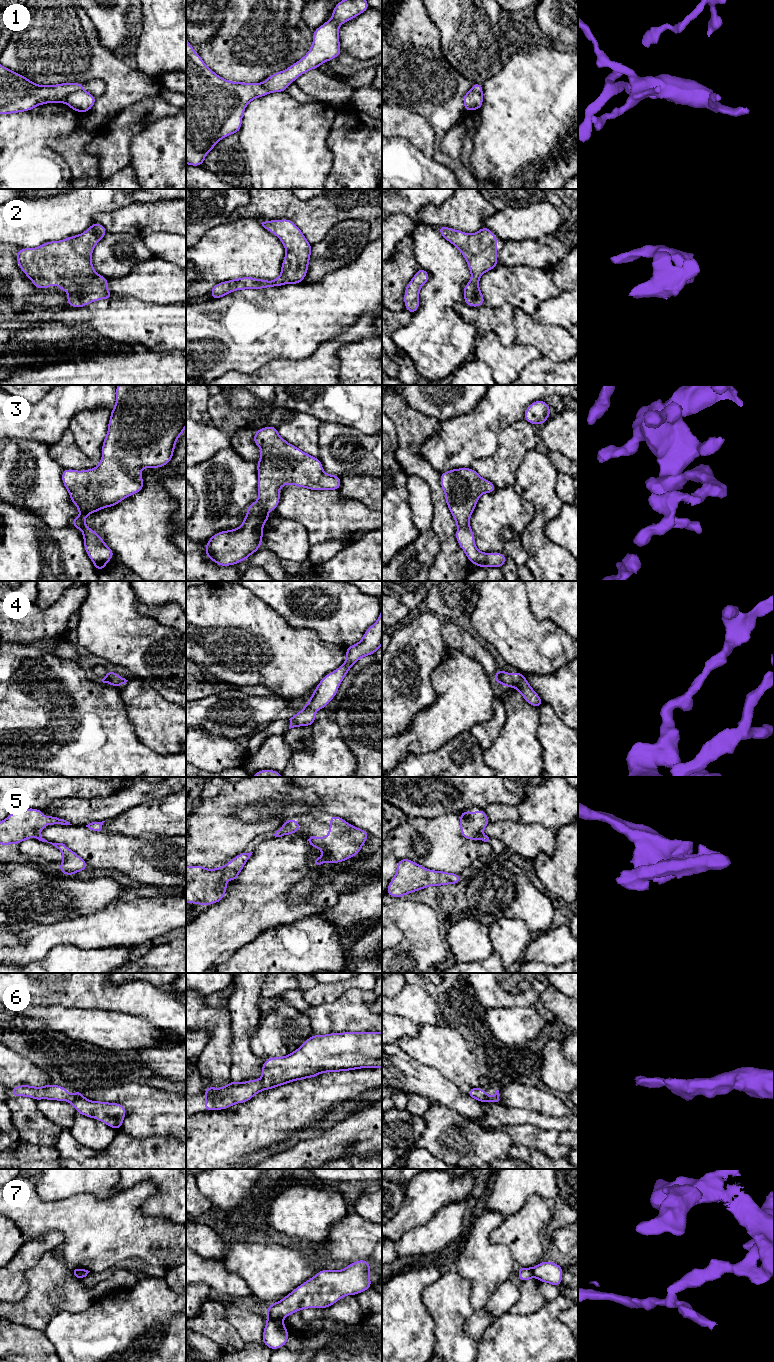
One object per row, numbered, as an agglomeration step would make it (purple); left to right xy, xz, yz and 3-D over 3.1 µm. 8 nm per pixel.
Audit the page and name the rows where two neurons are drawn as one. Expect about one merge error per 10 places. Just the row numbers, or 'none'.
1, 7

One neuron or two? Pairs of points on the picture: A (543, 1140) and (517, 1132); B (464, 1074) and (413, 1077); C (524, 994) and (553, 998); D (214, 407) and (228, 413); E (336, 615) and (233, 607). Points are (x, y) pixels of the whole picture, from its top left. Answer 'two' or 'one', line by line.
A: one
B: two
C: two
D: one
E: two

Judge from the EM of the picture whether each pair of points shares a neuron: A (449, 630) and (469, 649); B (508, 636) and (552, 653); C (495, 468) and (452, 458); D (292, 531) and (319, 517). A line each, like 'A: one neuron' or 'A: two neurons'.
A: one neuron
B: one neuron
C: two neurons
D: two neurons

